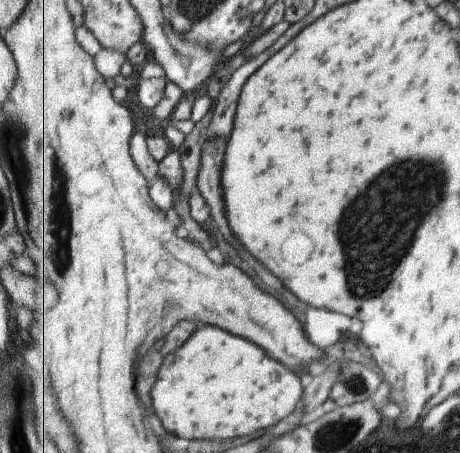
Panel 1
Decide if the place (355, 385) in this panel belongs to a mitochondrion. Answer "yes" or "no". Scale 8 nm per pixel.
yes

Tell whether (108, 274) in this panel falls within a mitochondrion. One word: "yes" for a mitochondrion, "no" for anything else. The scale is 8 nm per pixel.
no

